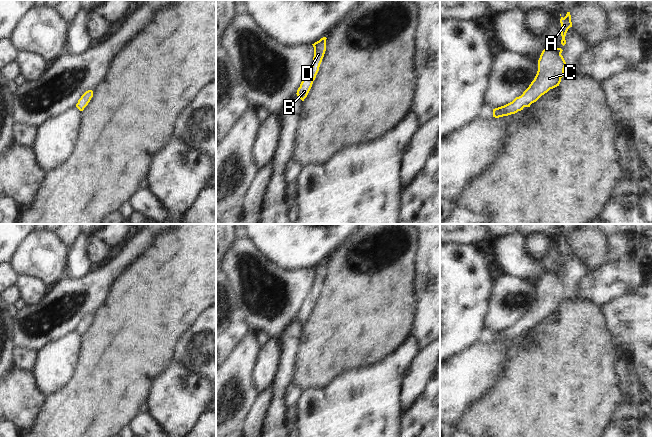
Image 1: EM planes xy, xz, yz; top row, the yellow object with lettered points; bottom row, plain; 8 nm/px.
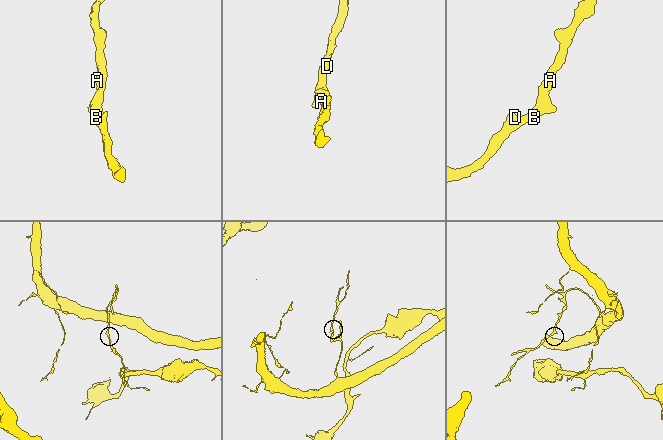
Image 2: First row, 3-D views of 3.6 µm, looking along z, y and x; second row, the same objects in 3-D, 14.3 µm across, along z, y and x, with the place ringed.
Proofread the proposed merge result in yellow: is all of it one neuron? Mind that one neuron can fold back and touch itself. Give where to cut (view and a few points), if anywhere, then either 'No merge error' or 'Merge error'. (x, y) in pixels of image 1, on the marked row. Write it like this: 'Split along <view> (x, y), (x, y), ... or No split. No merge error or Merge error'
No split. No merge error

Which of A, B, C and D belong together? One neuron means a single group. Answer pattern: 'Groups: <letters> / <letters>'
Groups: A B C D

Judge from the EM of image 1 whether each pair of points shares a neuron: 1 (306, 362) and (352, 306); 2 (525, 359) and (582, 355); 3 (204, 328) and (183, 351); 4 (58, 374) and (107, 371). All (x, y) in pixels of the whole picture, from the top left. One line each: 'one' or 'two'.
1: one
2: one
3: one
4: two

